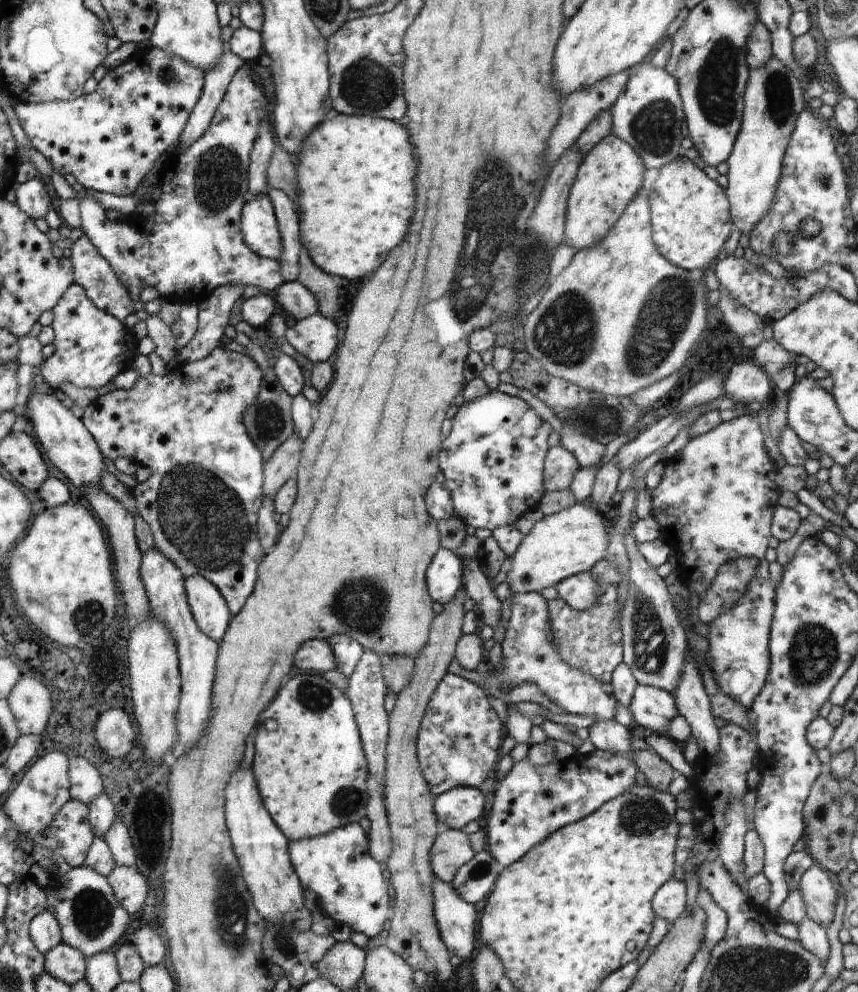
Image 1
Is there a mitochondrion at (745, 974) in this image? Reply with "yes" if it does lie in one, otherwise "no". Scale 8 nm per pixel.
yes

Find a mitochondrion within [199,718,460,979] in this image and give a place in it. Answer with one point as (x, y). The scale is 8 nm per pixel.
(228, 897)

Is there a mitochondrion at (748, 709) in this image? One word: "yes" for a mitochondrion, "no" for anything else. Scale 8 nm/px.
no

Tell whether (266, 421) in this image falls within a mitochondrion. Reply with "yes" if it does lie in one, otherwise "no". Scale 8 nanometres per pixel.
yes

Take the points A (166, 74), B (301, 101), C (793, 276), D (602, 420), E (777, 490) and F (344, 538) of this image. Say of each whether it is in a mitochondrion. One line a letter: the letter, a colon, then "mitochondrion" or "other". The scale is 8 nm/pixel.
A: other
B: other
C: other
D: mitochondrion
E: other
F: other

